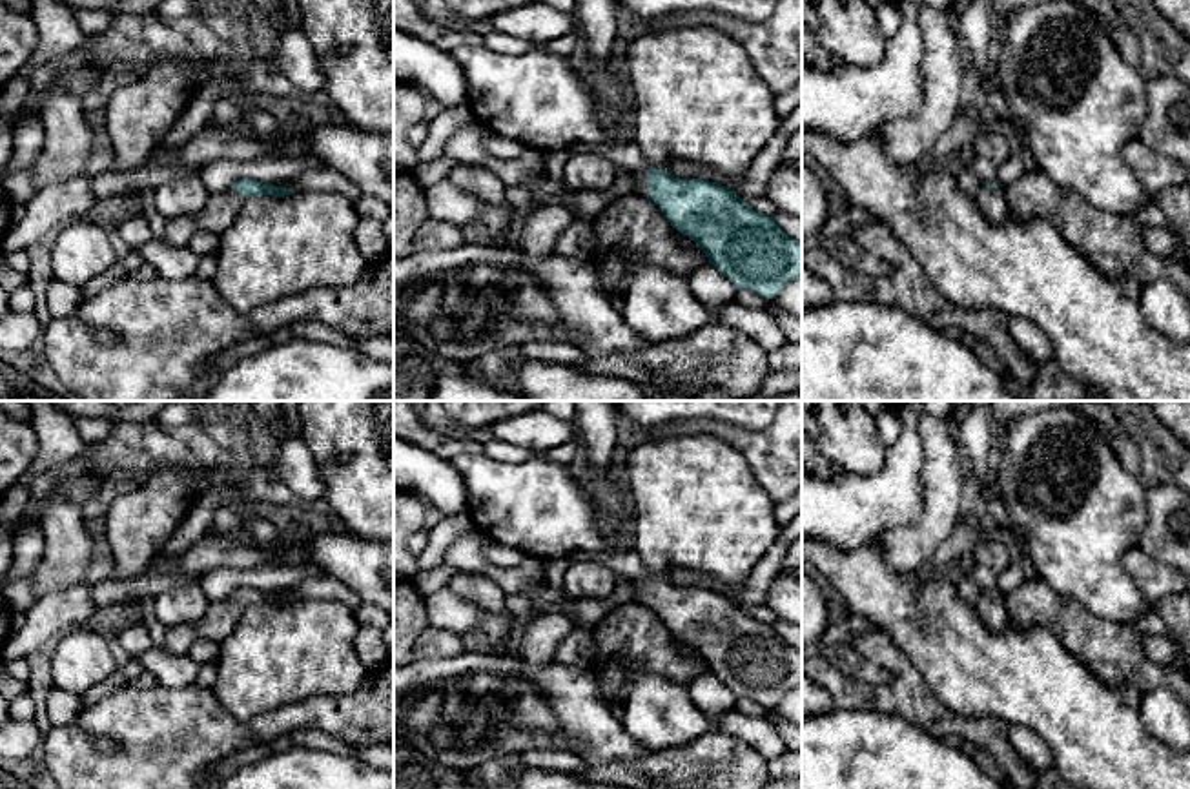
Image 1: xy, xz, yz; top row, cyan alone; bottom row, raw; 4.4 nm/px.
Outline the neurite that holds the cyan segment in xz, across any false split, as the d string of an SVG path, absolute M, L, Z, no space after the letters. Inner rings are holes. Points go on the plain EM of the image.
M652 576L634 587L632 601L652 609L736 698L769 709L802 683L802 652L727 594Z

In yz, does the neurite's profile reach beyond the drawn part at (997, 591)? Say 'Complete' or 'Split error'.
Split error

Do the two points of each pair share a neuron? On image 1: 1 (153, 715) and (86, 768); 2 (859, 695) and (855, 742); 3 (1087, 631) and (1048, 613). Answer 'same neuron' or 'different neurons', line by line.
1: same neuron
2: different neurons
3: same neuron

